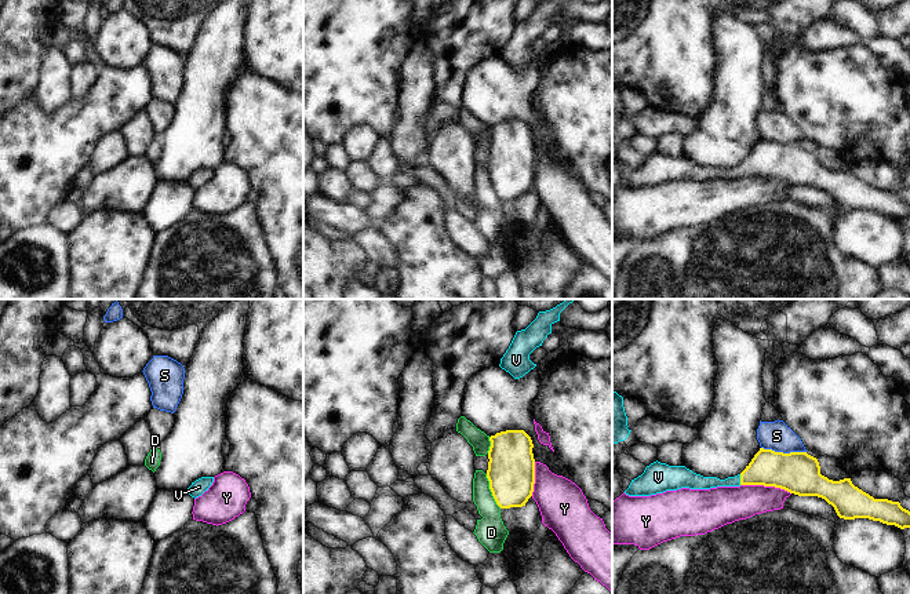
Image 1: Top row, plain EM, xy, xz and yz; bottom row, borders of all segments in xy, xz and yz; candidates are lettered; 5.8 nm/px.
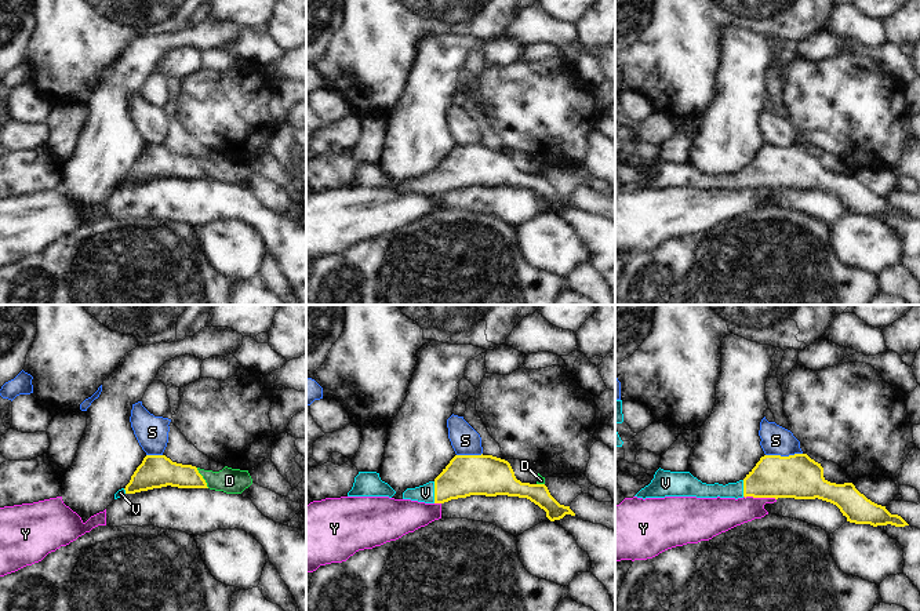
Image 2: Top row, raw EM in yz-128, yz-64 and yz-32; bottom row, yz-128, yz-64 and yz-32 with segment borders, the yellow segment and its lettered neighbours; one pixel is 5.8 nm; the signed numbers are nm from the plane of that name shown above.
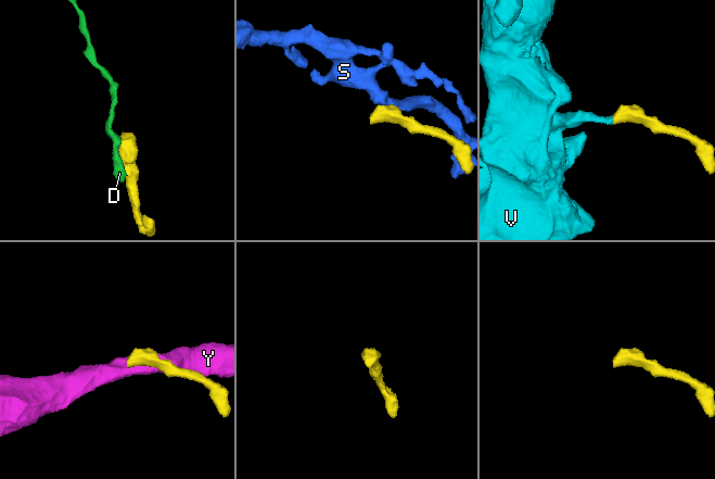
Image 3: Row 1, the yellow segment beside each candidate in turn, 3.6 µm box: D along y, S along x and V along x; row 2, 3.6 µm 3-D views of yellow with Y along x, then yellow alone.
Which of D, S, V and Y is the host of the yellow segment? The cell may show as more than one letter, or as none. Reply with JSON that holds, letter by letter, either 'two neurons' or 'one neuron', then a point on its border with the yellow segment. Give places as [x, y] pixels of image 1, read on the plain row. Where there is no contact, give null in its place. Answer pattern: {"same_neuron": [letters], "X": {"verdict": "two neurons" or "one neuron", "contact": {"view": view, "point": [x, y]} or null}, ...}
{"same_neuron": ["V"], "D": {"verdict": "two neurons", "contact": {"view": "xz", "point": [491, 182]}}, "S": {"verdict": "two neurons", "contact": {"view": "yz", "point": [782, 144]}}, "V": {"verdict": "one neuron", "contact": {"view": "yz", "point": [741, 171]}}, "Y": {"verdict": "two neurons", "contact": {"view": "yz", "point": [765, 177]}}}

